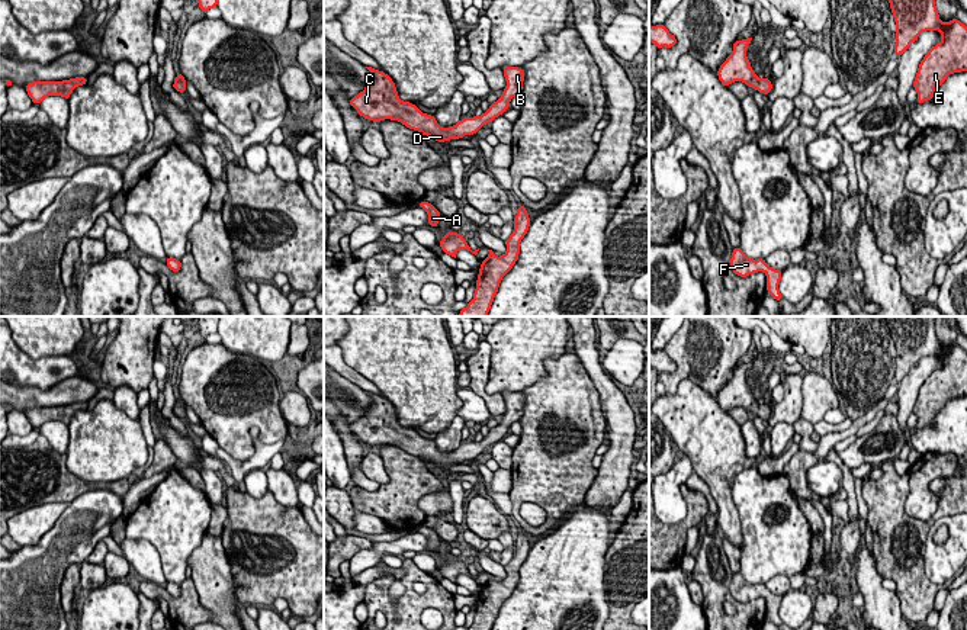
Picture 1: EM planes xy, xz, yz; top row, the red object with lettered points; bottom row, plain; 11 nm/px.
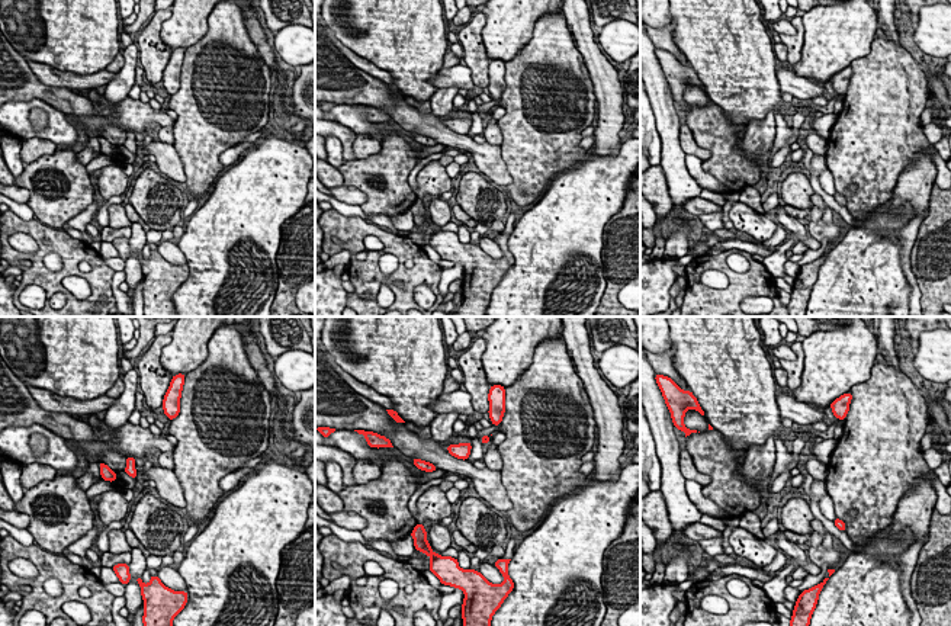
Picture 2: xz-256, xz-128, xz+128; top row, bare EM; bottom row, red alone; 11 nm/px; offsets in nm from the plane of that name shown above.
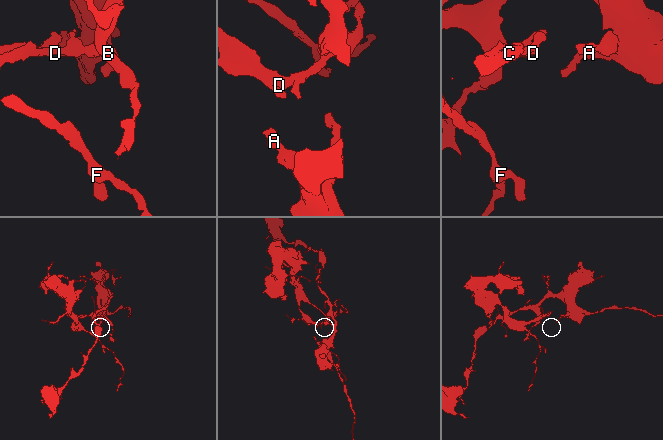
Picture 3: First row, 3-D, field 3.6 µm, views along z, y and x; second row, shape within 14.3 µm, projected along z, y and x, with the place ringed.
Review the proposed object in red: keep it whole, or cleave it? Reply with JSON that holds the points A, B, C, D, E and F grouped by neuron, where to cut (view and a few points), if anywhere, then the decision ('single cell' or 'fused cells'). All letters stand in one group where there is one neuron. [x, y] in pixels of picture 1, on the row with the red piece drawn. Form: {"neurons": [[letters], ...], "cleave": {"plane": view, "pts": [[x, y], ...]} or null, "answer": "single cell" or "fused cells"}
{"neurons": [["A", "B", "C", "D", "E", "F"]], "cleave": null, "answer": "single cell"}

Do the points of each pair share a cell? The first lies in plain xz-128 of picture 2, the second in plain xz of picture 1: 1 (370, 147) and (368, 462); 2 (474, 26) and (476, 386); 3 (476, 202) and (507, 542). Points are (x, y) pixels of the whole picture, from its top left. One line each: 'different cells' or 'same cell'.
1: same cell
2: same cell
3: different cells

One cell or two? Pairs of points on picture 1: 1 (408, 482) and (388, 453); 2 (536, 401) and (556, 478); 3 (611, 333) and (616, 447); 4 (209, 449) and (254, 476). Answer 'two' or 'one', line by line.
1: one
2: one
3: two
4: two

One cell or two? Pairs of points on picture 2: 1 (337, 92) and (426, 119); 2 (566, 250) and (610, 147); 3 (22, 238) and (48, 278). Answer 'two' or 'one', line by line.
1: one
2: two
3: two

